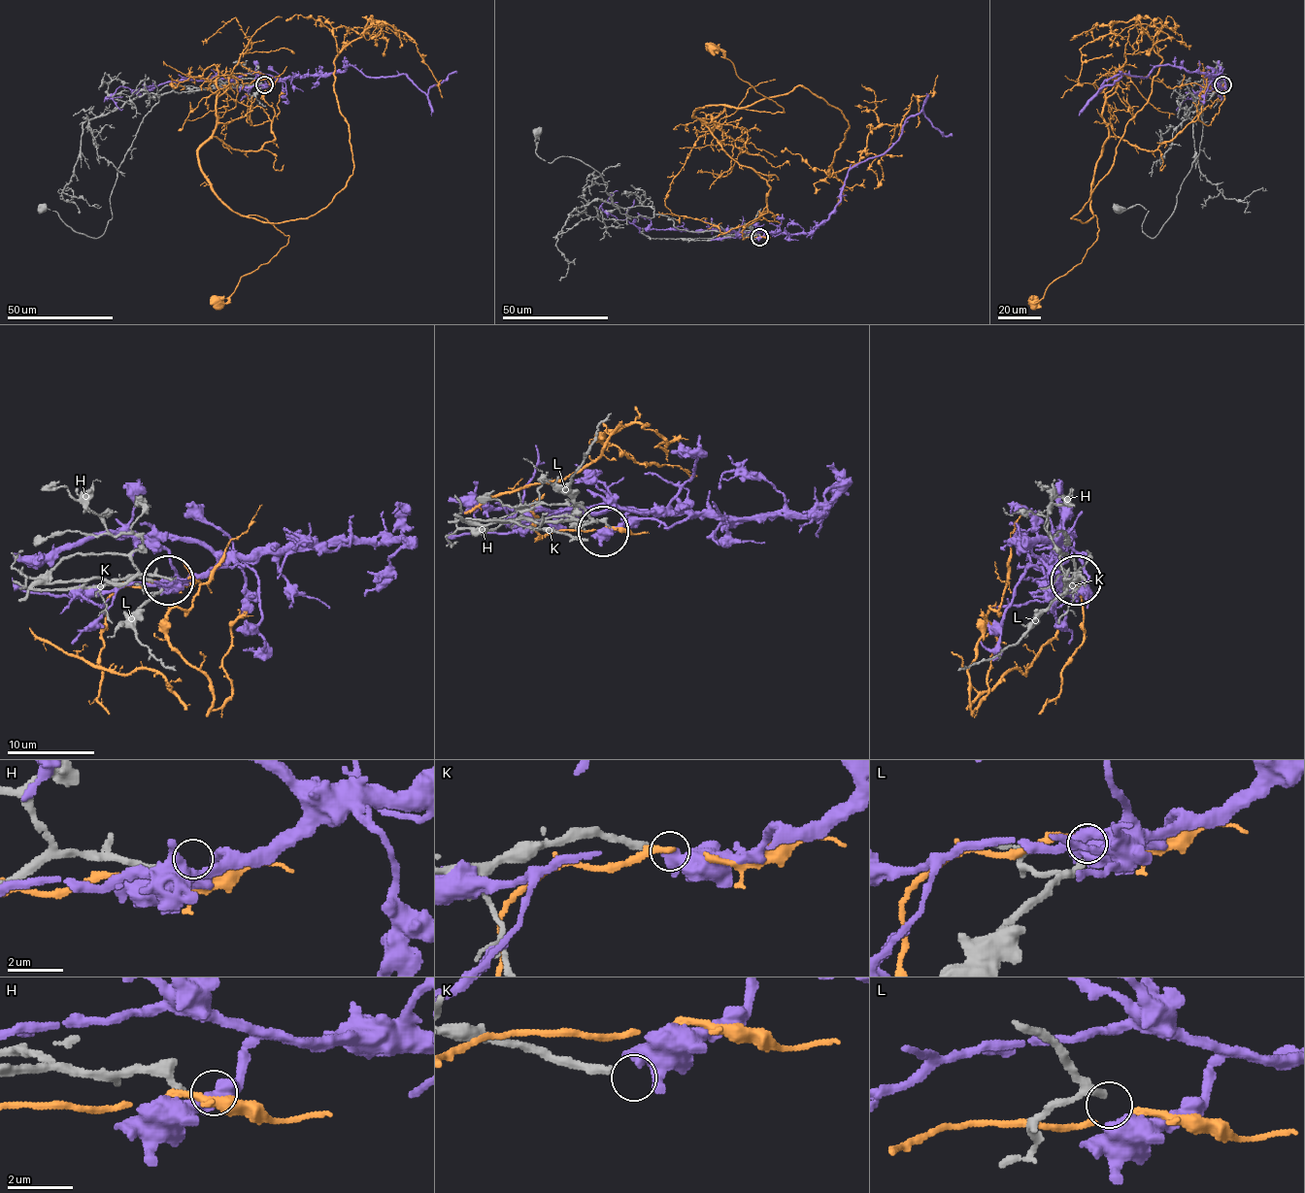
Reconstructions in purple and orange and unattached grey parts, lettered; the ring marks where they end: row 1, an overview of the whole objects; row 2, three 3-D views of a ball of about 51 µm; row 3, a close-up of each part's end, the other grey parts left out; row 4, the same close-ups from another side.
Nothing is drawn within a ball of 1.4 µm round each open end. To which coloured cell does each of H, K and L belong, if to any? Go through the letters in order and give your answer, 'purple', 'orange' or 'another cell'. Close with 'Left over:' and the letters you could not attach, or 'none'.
H: another cell
K: another cell
L: purple
Left over: H, K

